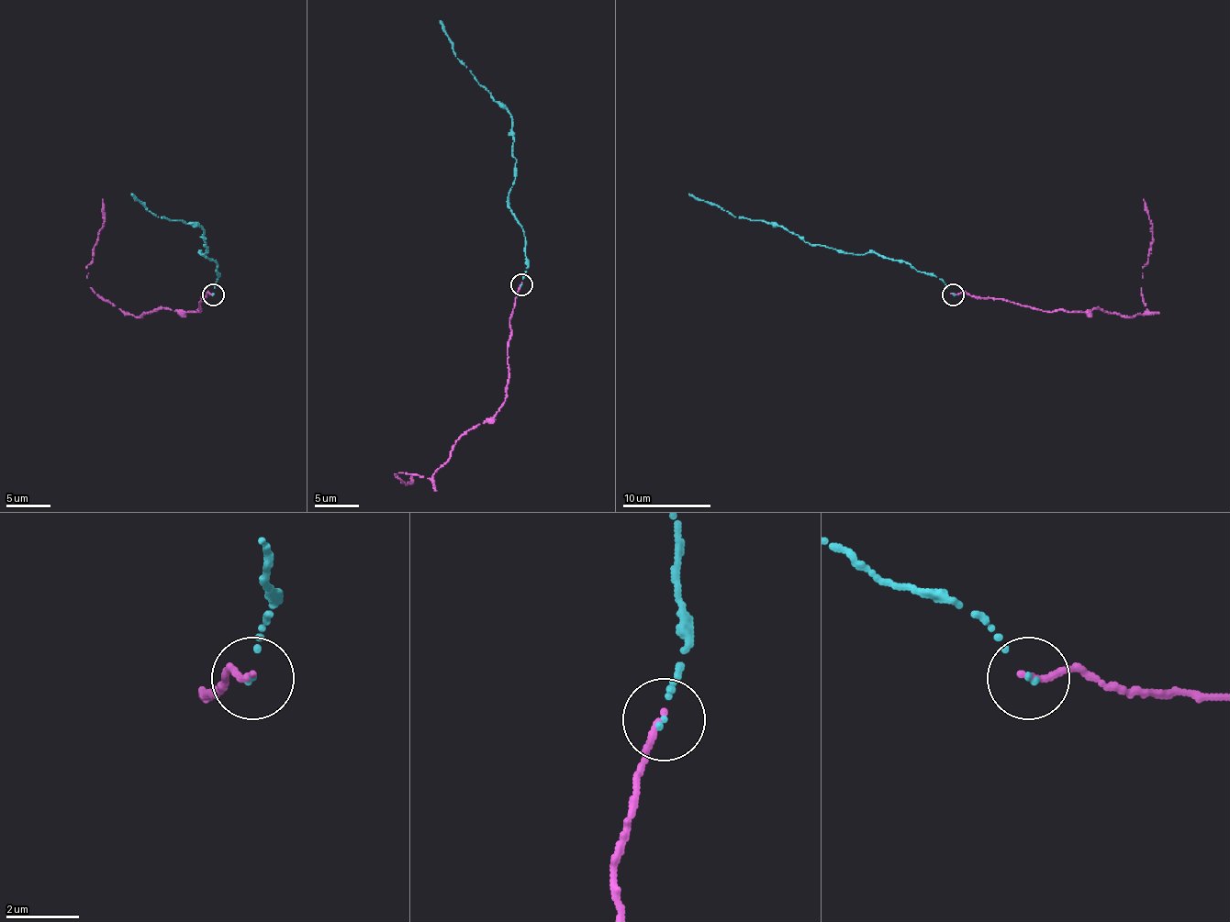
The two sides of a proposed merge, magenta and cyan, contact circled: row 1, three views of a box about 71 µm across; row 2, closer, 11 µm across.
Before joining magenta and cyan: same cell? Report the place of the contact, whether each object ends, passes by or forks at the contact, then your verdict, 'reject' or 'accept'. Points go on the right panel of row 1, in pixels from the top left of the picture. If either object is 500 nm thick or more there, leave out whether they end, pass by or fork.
place (953, 294); magenta ends; cyan ends; accept

